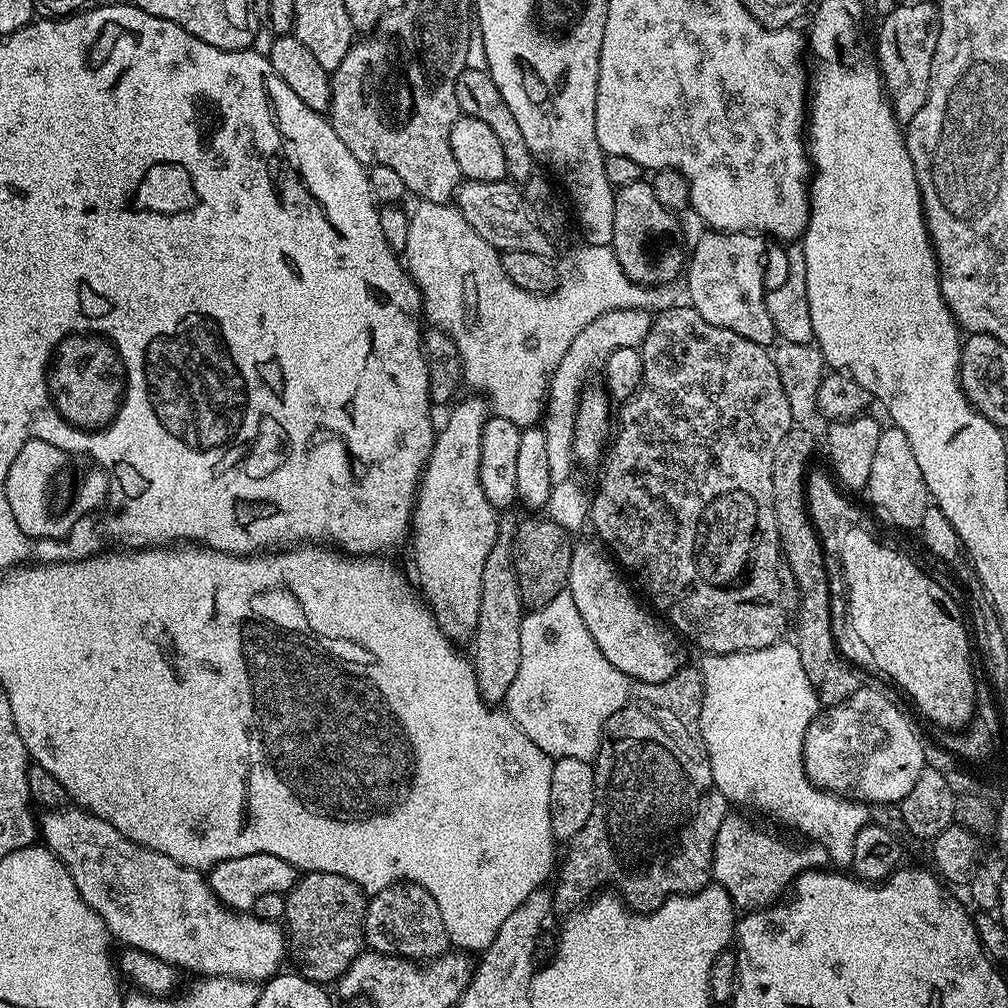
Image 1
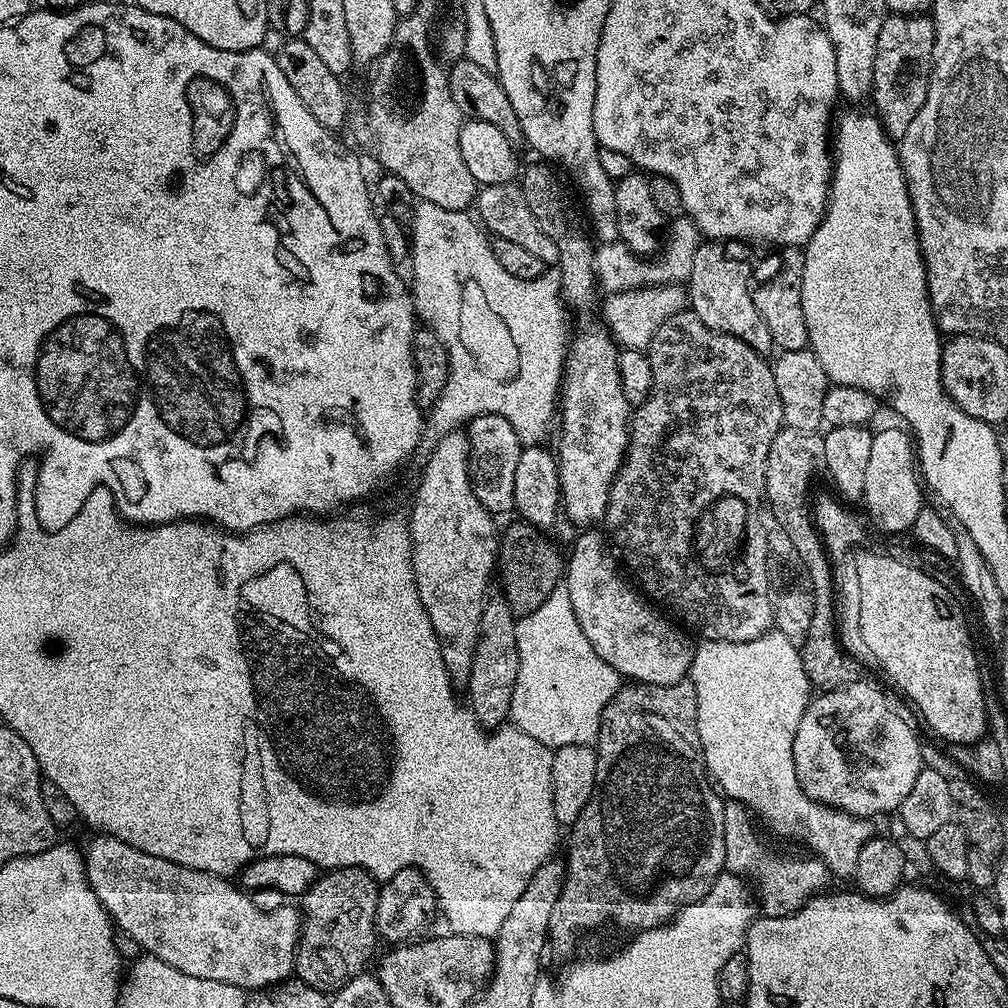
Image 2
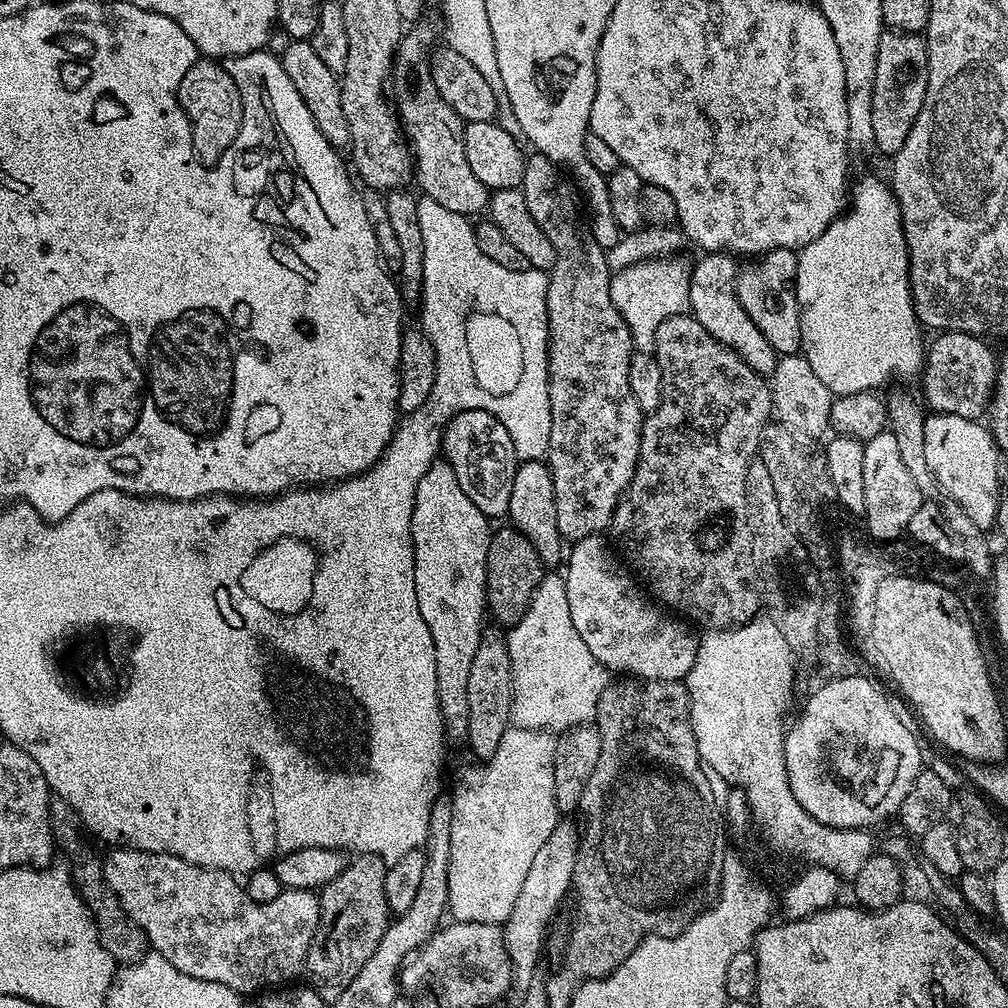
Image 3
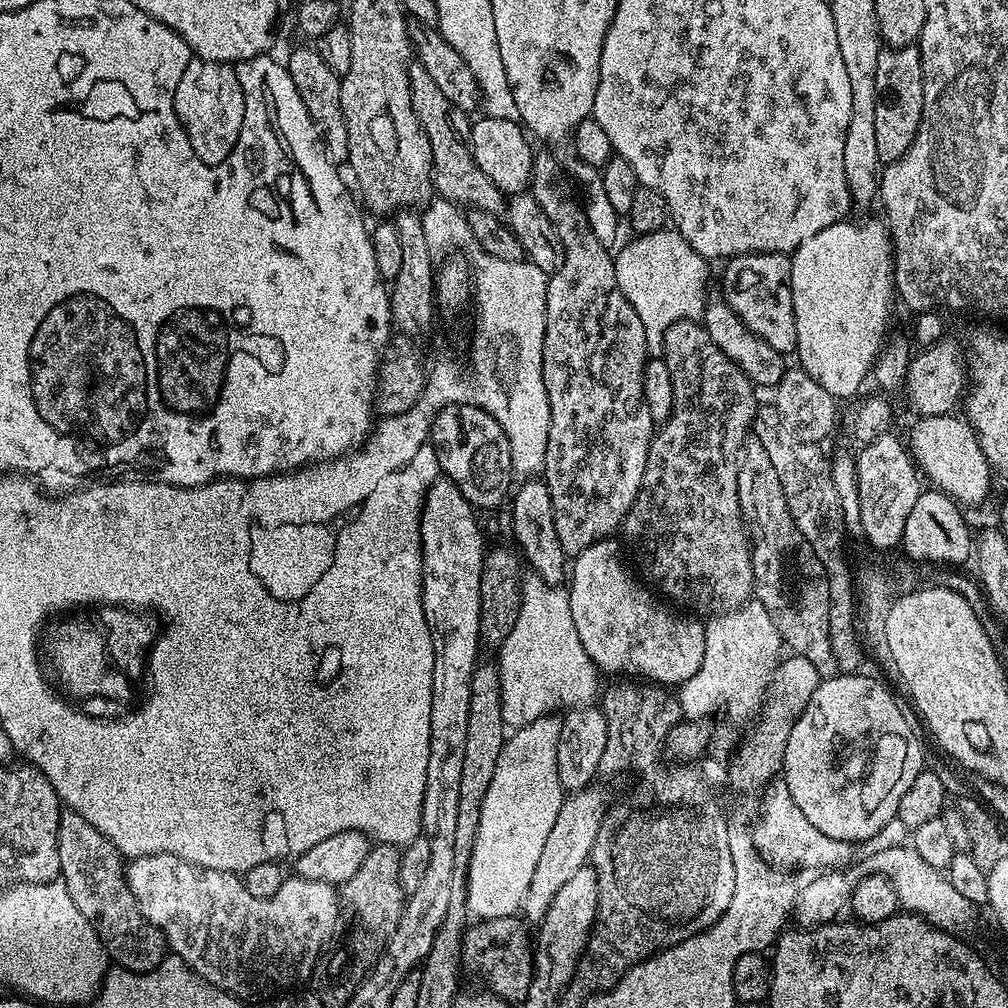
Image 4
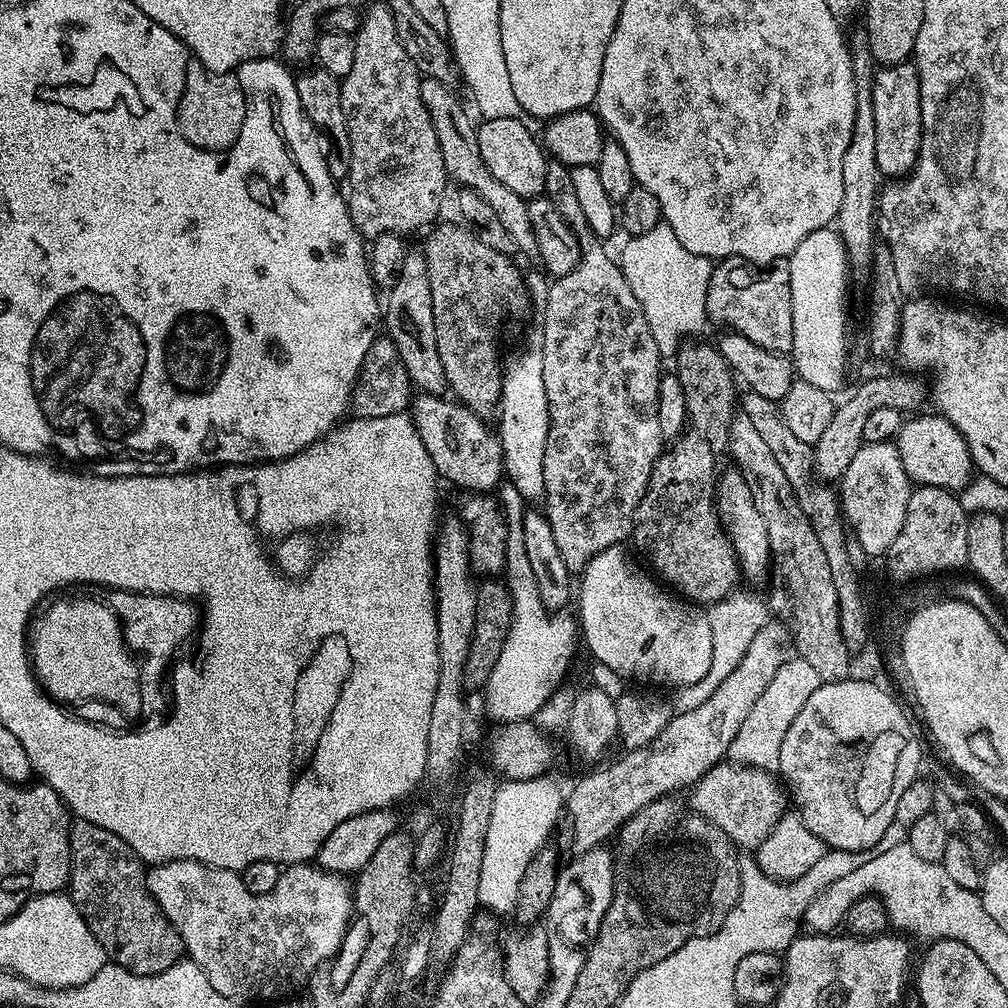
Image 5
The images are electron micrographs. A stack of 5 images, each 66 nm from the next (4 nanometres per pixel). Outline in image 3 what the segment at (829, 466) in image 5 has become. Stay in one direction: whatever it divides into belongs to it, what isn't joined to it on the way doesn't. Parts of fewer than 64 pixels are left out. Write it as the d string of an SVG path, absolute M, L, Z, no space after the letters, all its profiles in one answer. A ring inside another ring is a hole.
M945 332L933 335L924 353L924 398L923 403L932 407L931 411L945 416L957 416L967 420L980 420L989 411L992 402L992 391L996 388L997 353L992 353L992 348L987 339L971 336L969 332Z

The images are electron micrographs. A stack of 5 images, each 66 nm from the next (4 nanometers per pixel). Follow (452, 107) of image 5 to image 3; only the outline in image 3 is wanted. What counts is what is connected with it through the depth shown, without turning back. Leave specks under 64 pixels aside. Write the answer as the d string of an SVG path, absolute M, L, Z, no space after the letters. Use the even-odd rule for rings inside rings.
M420 26L409 27L400 37L390 81L390 96L396 115L410 141L414 180L420 183L419 191L438 202L438 206L446 206L446 210L454 210L454 214L476 218L480 216L480 211L483 213L488 207L490 189L478 182L474 170L470 170L470 162L466 162L465 121L457 112L450 110L450 106L446 106L442 94L438 94L438 86L434 84L430 53L437 43L436 32L432 28L416 27Z

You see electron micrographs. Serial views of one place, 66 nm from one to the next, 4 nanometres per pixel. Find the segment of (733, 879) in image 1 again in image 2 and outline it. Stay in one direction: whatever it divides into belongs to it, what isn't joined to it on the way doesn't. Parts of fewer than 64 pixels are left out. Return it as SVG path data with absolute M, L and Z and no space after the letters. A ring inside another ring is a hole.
M728 800L724 806L724 866L727 871L743 878L754 889L755 899L765 916L789 916L813 896L829 887L830 873L821 860L787 860L771 852L752 829L750 813L736 800Z

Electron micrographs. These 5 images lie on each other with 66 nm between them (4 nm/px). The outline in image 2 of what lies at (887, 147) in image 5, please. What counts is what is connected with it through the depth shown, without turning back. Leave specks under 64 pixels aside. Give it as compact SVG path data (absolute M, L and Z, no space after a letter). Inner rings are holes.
M885 15L882 30L878 33L878 54L874 54L874 82L872 83L871 107L884 127L884 132L893 141L899 142L906 134L910 122L922 110L922 102L926 102L926 90L930 86L932 73L932 51L934 50L934 22L931 15L898 16Z

